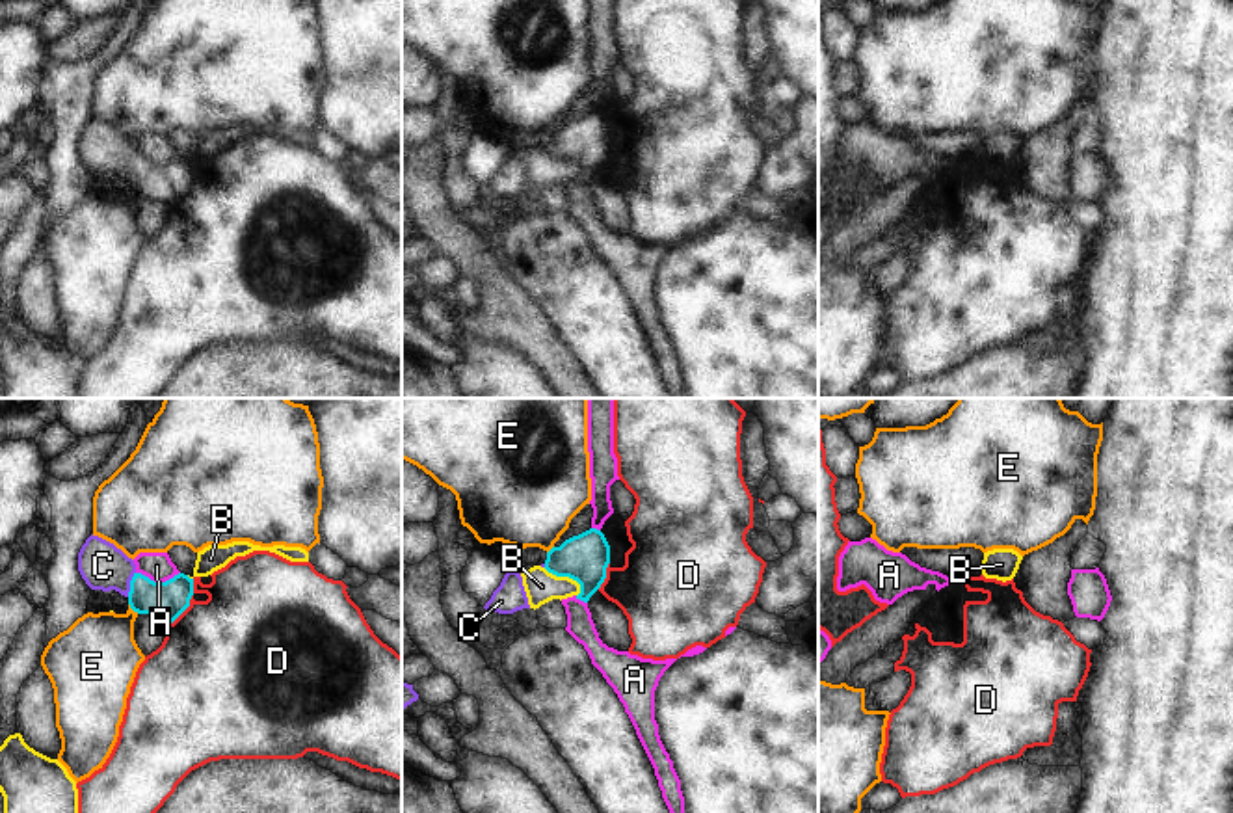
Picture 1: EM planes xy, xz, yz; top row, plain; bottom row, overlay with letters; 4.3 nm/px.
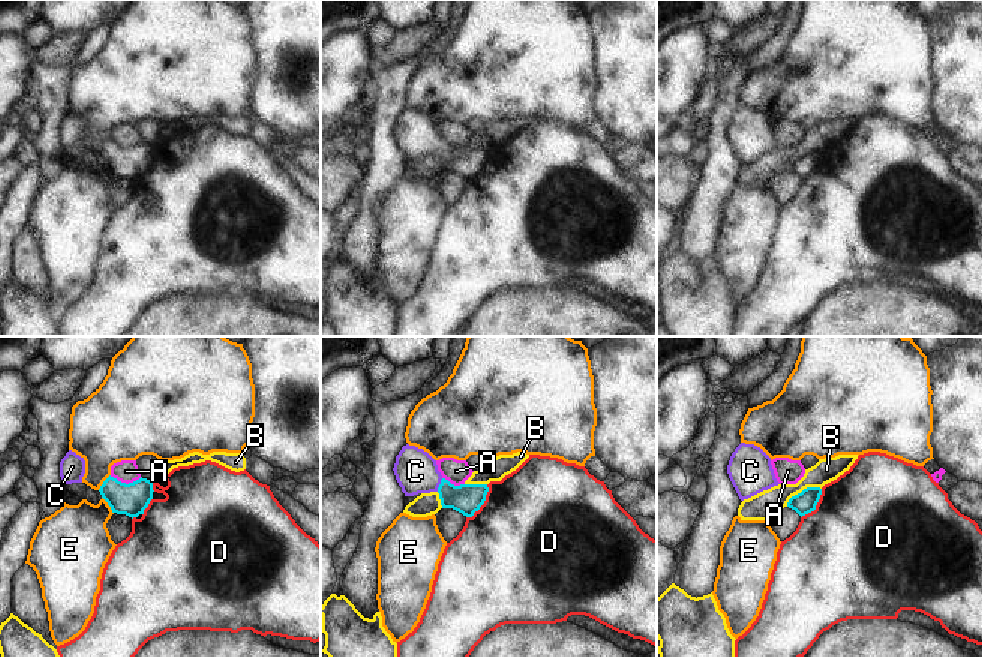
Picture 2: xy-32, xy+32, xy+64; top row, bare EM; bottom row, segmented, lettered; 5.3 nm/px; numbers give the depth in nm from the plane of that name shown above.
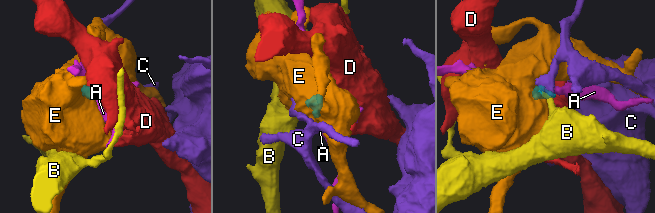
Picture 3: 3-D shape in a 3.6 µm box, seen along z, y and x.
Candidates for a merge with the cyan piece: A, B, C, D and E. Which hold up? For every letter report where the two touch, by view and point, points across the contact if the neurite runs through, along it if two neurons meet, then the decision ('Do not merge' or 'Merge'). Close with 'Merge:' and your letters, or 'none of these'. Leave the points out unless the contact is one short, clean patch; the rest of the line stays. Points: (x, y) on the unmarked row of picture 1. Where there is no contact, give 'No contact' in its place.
A: Touches cyan at xy (159, 166). Boundary: xy (136, 155), (155, 164), (168, 164), (179, 157). Do not merge
B: Touches cyan at xz (566, 159). Boundary: xz (543, 151), (556, 159), (571, 160), (581, 175). Do not merge
C: Touches cyan at xy (131, 168). Path across: xy (168, 183), (147, 181), (131, 168), (118, 155), (103, 149). Merge
D: Touches cyan at xy (188, 186). Boundary: xy (194, 162), (190, 186), (168, 207). Do not merge
E: Touches cyan at xy (132, 192). Boundary: xy (129, 186), (138, 196). Do not merge
Merge: C.

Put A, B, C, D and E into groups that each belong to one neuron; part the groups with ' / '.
A / B / C / D / E

